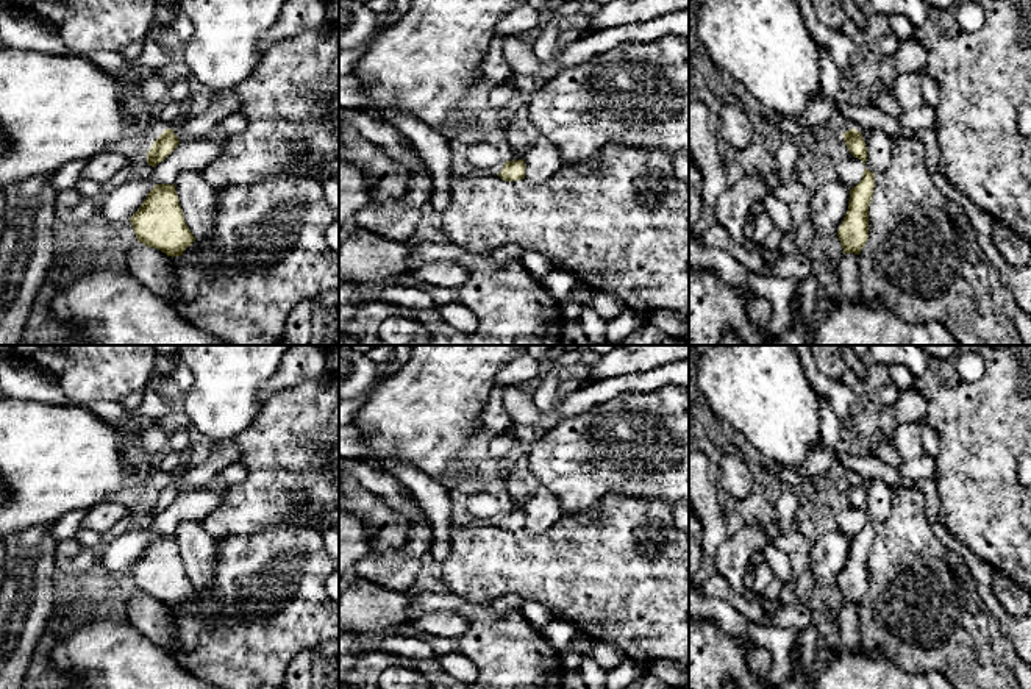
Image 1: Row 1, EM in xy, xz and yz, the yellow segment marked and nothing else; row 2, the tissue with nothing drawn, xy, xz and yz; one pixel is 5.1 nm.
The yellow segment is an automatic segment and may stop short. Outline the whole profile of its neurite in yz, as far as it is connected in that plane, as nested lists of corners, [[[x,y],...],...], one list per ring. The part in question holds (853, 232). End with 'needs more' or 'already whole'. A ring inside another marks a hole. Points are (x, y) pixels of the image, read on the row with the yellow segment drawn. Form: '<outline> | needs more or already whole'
[[[864,167],[862,180],[850,189],[848,211],[837,230],[844,255],[859,255],[869,239],[869,206],[873,187],[875,173]]] | already whole

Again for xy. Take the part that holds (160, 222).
[[[155,184],[130,219],[139,242],[181,256],[195,237],[186,225],[175,184]]] | already whole

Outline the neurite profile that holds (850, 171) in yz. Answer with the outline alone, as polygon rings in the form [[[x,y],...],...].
[[[851,155],[836,166],[836,172],[839,175],[839,181],[851,189],[862,180],[864,164]]]

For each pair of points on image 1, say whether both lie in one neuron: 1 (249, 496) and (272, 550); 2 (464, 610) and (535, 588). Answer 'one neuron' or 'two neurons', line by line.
1: two neurons
2: two neurons

